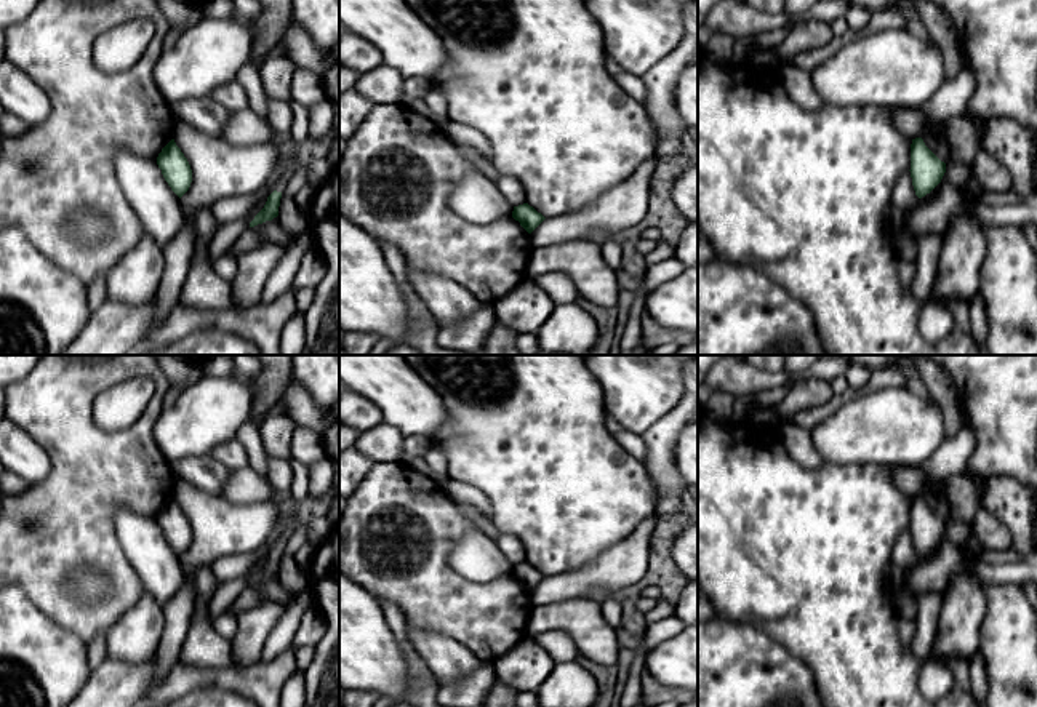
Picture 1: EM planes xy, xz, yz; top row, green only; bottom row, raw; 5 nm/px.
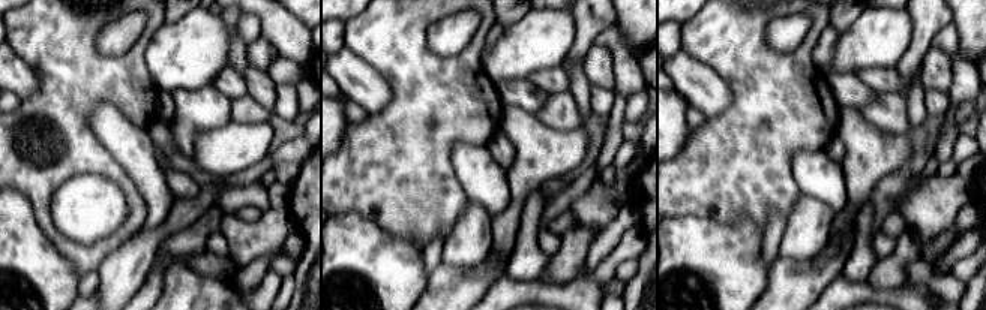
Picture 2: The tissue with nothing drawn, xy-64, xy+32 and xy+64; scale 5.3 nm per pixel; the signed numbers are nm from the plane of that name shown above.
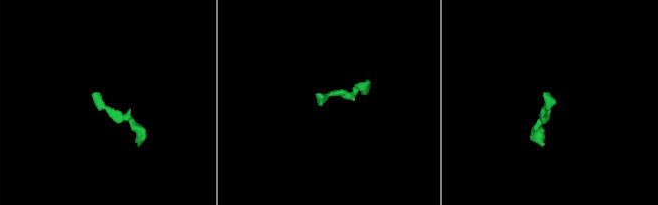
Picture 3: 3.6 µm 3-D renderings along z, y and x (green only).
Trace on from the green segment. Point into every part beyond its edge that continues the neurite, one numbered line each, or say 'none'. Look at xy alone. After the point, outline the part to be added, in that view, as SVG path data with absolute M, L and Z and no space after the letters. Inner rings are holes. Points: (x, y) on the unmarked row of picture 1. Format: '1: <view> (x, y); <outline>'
1: xy (282, 539); M290 525L285 531L280 531L280 536L274 541L274 547L277 550L282 550L286 545L288 539L291 537L293 531L294 531L293 525Z

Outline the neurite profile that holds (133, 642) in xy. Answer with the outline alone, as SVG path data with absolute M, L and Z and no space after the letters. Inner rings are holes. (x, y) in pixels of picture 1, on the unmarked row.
M146 590L109 632L106 653L130 670L139 669L155 656L163 627L163 606Z

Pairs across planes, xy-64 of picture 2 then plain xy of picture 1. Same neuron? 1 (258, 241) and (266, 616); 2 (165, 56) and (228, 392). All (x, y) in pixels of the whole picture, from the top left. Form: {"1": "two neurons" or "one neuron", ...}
{"1": "one neuron", "2": "one neuron"}

